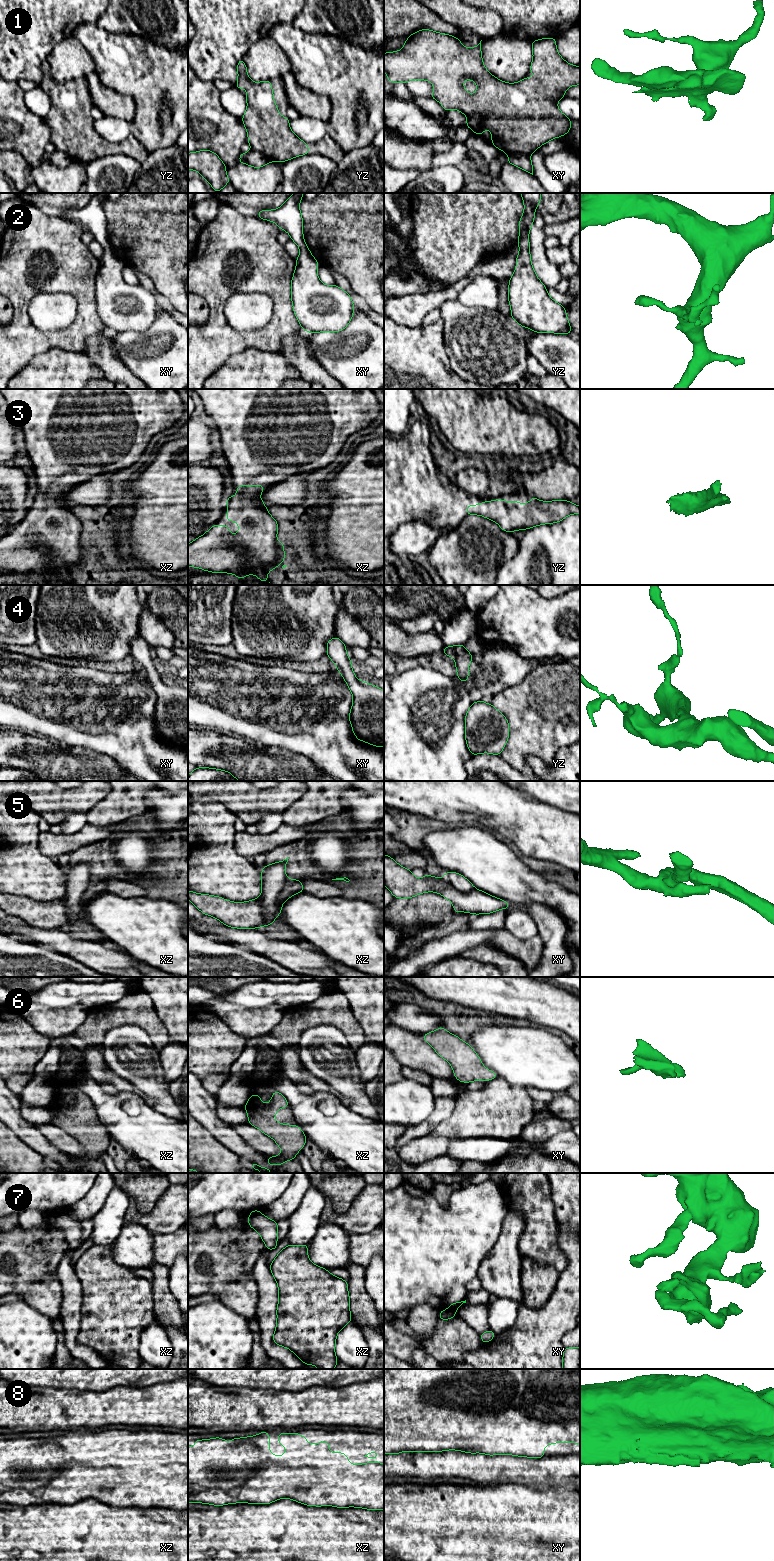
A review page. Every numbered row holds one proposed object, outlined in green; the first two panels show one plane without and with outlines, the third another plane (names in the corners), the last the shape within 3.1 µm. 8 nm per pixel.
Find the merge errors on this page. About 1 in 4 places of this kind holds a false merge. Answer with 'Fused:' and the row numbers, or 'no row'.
Fused: 1, 5

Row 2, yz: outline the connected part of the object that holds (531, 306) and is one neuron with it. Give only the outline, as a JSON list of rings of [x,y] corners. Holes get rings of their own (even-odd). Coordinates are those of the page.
[[[520,193],[524,212],[519,221],[519,254],[516,269],[509,279],[508,300],[511,318],[537,333],[572,334],[566,309],[555,302],[537,277],[530,256],[529,231],[541,193]]]

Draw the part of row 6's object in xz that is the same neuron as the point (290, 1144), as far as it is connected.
[[[278,1091],[272,1093],[272,1098],[267,1105],[256,1093],[253,1093],[244,1106],[248,1114],[248,1123],[271,1137],[282,1151],[279,1156],[269,1156],[268,1165],[282,1165],[288,1160],[295,1159],[307,1140],[306,1135],[297,1125],[281,1124],[274,1120],[274,1116],[278,1113],[277,1109],[286,1107],[289,1107],[289,1103]]]

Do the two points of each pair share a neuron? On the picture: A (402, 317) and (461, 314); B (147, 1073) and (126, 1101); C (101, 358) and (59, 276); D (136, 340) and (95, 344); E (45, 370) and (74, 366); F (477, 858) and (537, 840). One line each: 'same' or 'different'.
A: different
B: different
C: different
D: different
E: same
F: different

